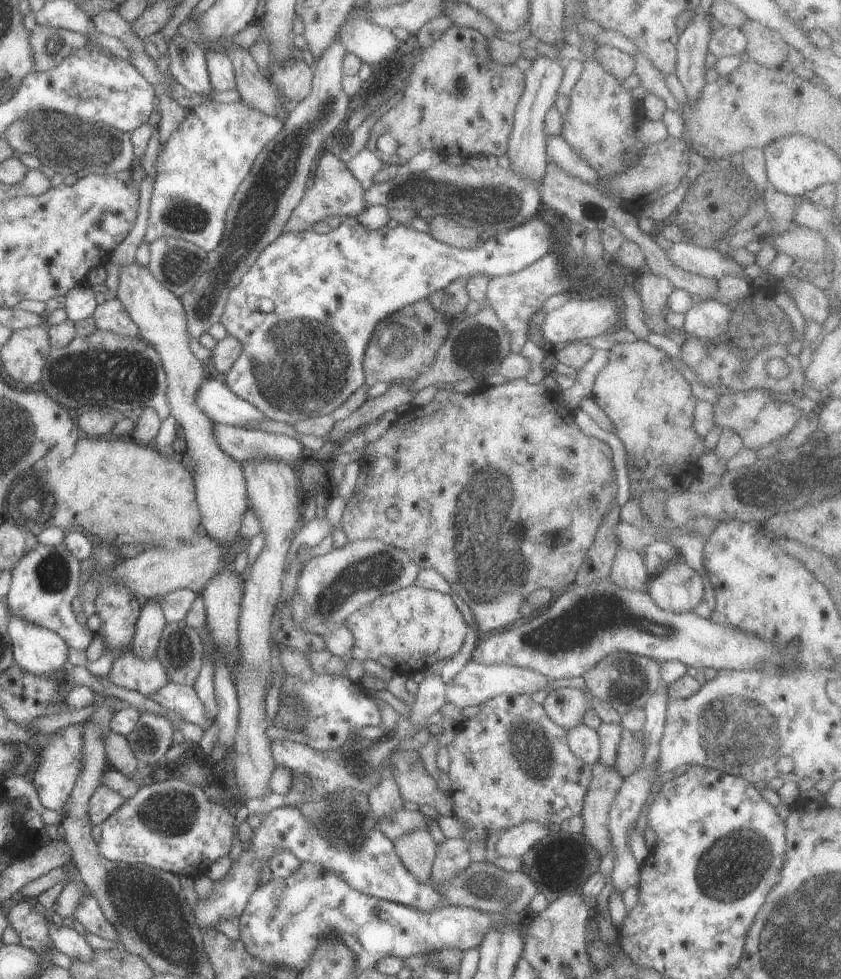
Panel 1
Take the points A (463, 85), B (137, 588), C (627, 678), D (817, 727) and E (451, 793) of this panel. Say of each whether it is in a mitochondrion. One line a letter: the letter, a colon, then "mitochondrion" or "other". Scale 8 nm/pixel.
A: mitochondrion
B: other
C: mitochondrion
D: other
E: other

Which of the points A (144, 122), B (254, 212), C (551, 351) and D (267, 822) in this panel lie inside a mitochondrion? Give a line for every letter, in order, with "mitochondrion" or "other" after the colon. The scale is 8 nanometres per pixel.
A: other
B: mitochondrion
C: other
D: other

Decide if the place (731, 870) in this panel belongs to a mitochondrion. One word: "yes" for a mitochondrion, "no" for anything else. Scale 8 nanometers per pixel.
yes

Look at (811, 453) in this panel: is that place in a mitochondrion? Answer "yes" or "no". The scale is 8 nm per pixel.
yes

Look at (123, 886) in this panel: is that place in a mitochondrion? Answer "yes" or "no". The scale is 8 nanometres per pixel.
yes

